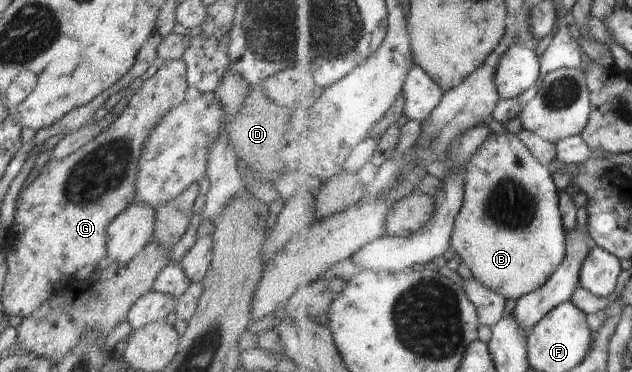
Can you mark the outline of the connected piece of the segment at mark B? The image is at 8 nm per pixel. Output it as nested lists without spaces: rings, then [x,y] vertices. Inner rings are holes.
[[[506,131],[493,133],[491,139],[476,153],[466,173],[465,205],[456,221],[452,246],[481,283],[519,301],[540,290],[563,266],[567,259],[567,225],[561,208],[561,191],[554,183],[552,171],[535,157],[518,134]]]

